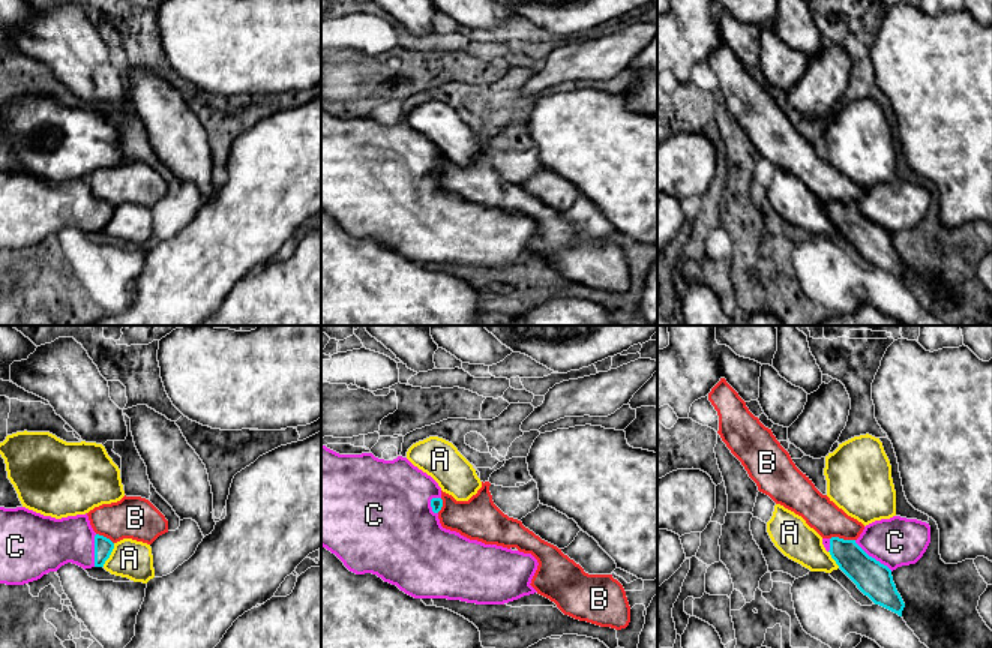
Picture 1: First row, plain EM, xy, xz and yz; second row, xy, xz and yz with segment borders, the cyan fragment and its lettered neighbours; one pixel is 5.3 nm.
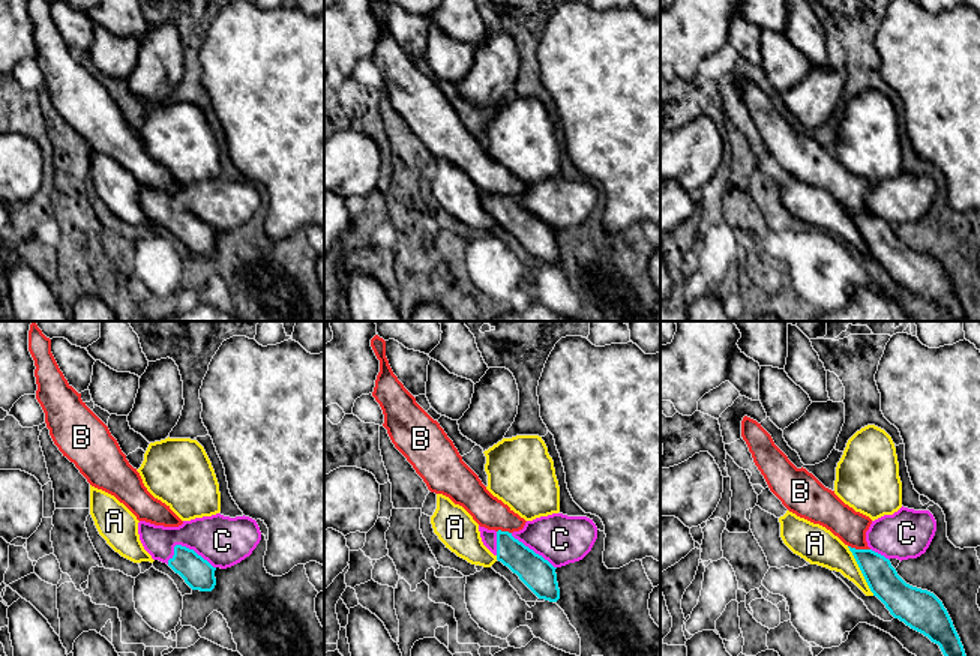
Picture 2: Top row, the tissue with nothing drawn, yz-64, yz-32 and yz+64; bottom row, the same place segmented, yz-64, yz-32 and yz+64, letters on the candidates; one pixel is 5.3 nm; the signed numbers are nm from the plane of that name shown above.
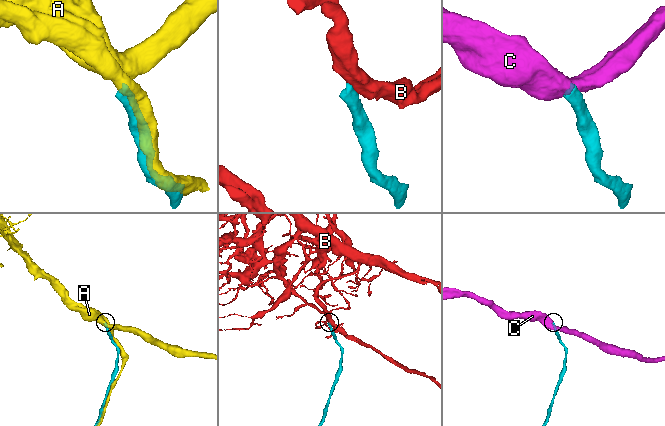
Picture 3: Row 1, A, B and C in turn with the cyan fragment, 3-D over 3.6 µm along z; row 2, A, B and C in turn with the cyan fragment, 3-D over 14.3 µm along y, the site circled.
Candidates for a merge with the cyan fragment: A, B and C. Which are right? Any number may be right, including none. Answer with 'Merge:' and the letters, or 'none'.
Merge: C

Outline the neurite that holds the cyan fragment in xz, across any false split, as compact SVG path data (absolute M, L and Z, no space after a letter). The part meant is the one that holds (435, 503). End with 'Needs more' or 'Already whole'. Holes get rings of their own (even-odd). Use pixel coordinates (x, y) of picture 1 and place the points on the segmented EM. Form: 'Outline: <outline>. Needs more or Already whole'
Outline: M321 444L321 546L335 554L350 572L377 574L414 598L504 604L537 592L530 585L539 566L531 554L485 544L443 528L438 519L441 507L438 483L407 458L384 460L372 453L339 454Z. Needs more

